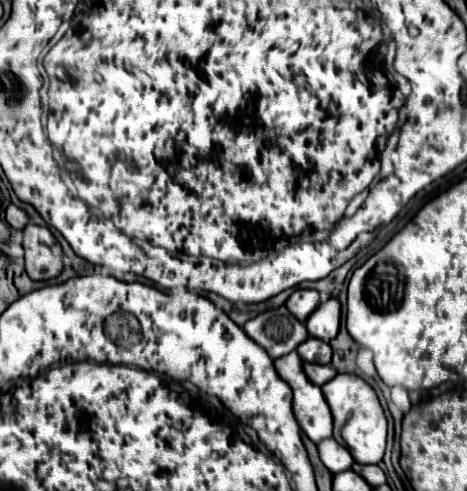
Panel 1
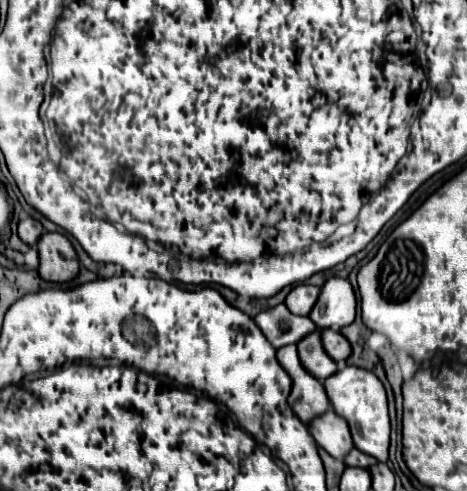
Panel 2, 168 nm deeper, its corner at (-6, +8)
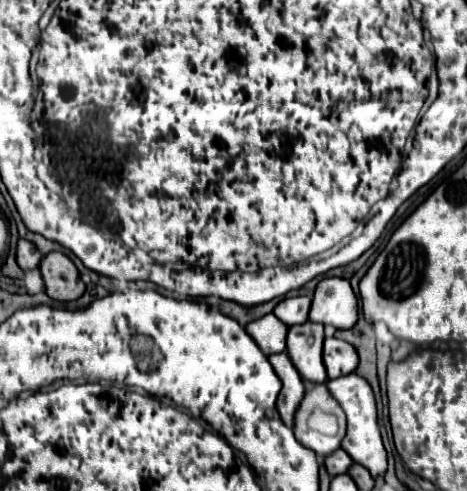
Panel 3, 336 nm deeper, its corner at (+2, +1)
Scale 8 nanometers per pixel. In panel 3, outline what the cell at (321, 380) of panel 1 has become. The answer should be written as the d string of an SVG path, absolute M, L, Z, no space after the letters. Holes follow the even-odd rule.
M306 321L302 325L292 325L288 331L286 353L306 383L328 381L326 367L322 363L322 341L324 325L320 323Z

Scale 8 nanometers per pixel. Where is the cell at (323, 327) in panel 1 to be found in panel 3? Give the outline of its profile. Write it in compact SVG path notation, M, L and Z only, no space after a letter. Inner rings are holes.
M326 277L318 283L310 321L332 325L336 329L352 329L358 321L358 301L346 279Z

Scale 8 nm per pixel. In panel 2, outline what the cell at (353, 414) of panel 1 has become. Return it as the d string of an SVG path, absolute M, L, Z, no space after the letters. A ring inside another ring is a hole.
M346 366L344 370L338 370L324 382L326 394L336 410L336 414L344 416L350 424L354 446L370 456L374 456L378 462L388 460L388 446L390 446L390 418L388 418L388 402L386 402L386 390L382 382L364 368L358 366Z

